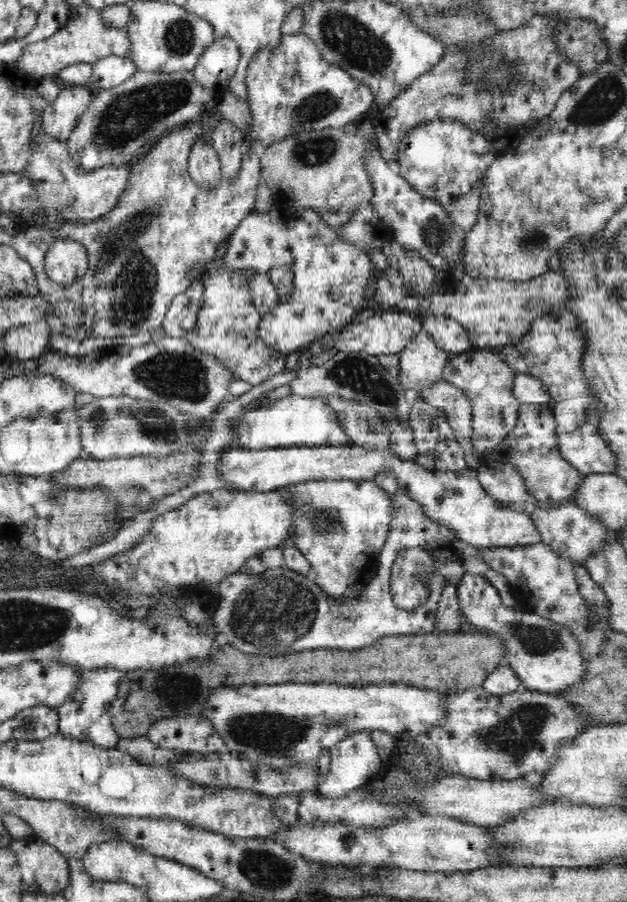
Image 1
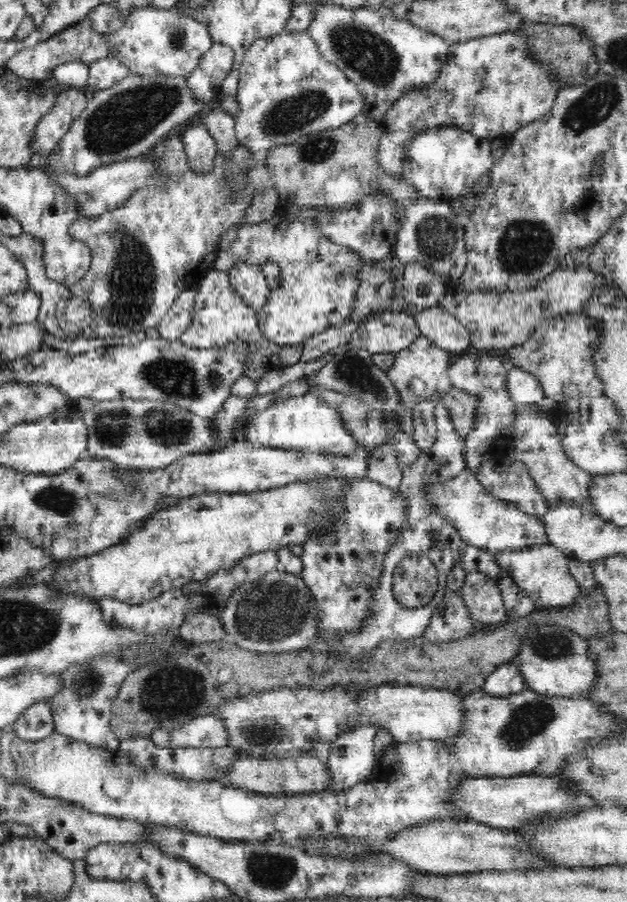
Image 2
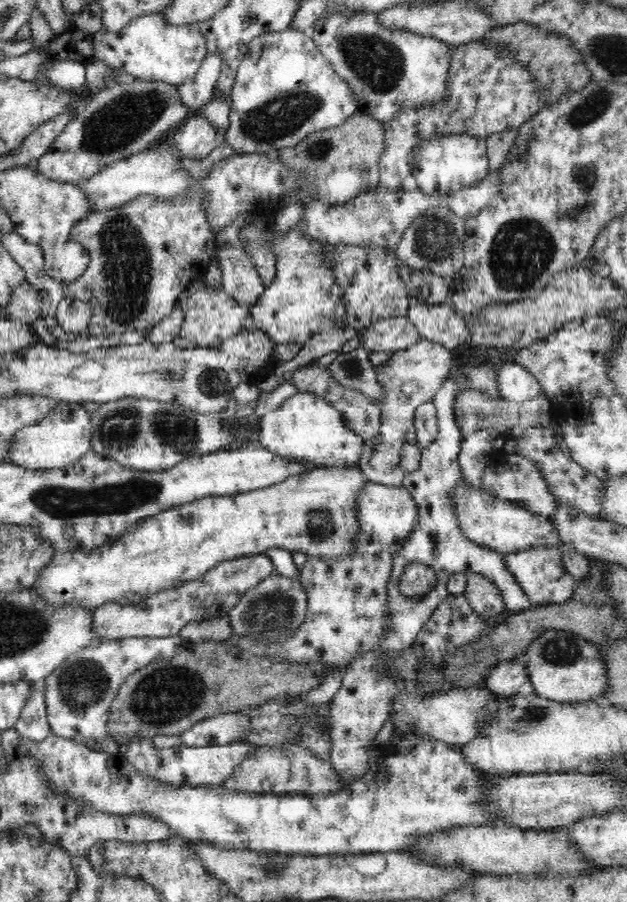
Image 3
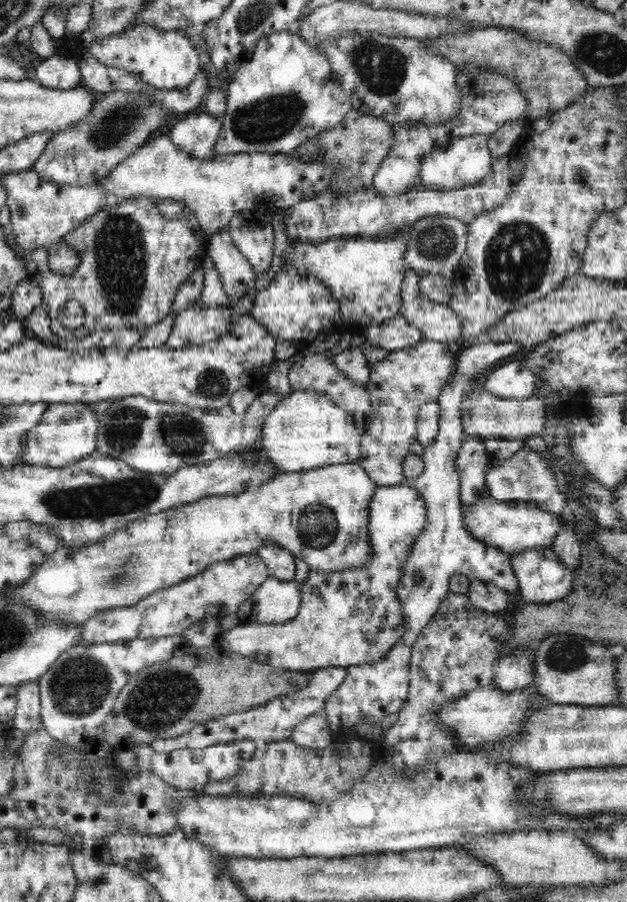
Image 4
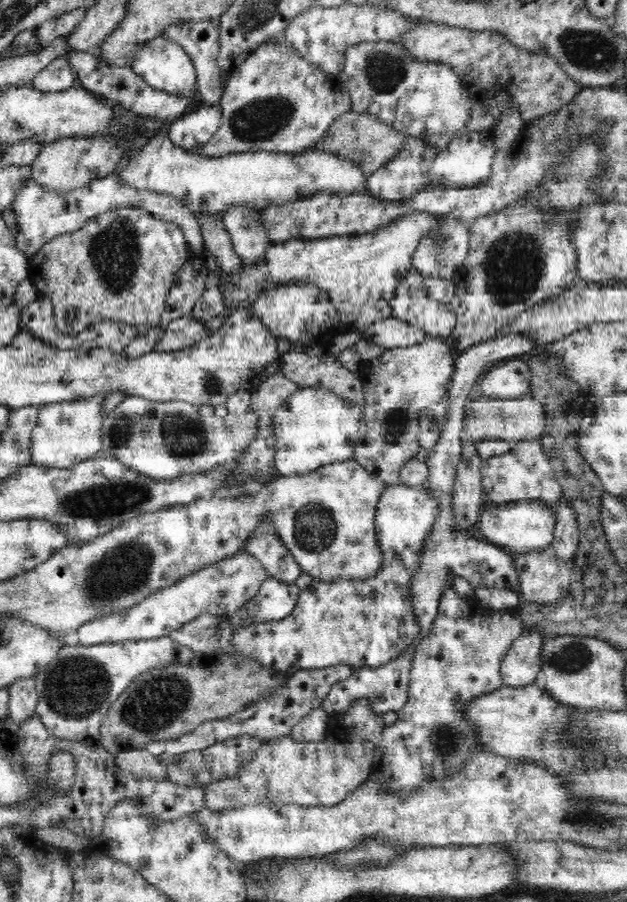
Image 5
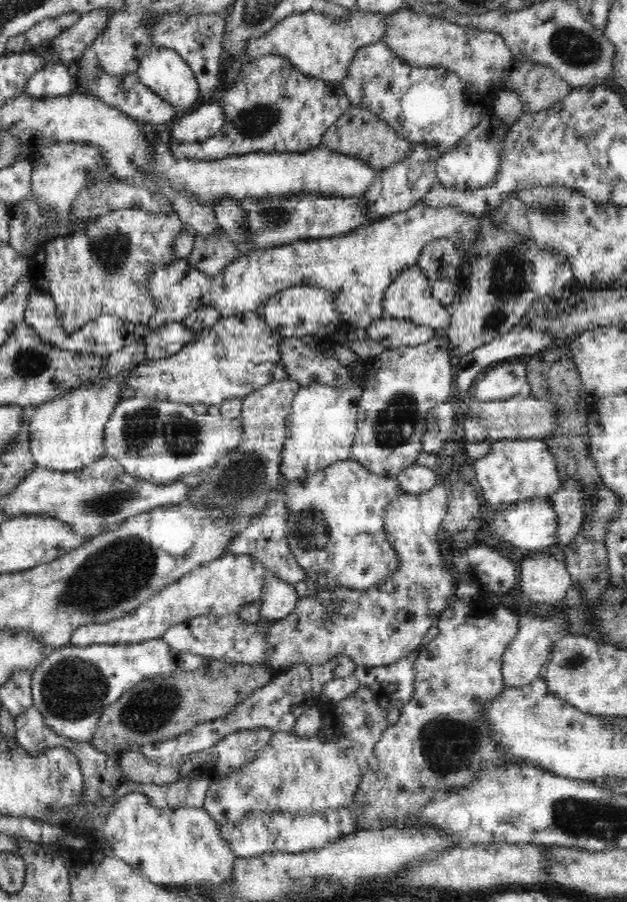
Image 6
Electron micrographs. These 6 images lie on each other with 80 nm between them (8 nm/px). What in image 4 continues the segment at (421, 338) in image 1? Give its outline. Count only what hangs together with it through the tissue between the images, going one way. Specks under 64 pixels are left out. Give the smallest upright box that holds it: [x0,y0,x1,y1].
[357,339,454,487]

